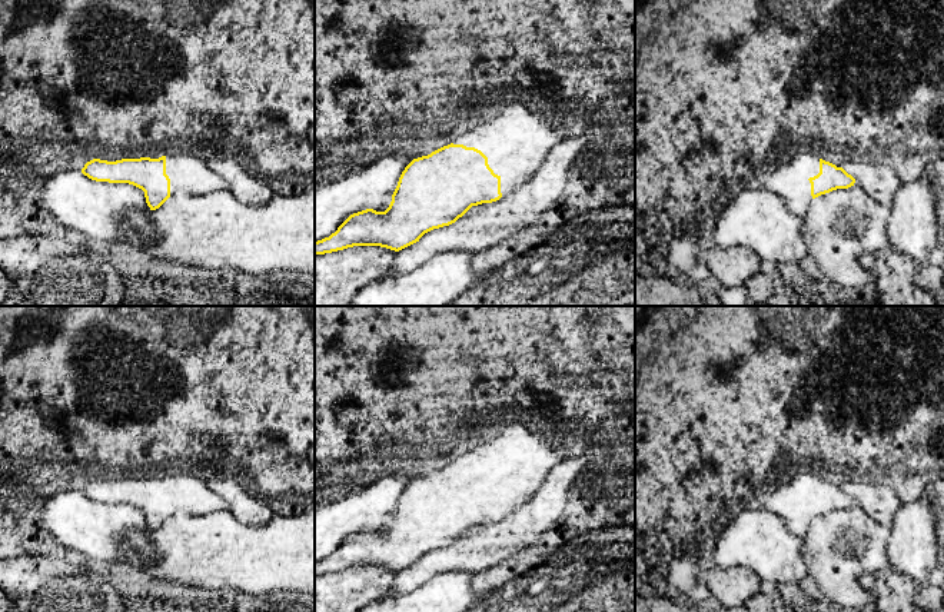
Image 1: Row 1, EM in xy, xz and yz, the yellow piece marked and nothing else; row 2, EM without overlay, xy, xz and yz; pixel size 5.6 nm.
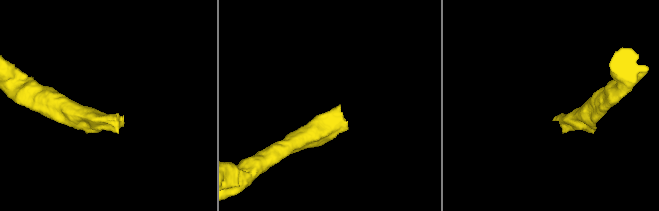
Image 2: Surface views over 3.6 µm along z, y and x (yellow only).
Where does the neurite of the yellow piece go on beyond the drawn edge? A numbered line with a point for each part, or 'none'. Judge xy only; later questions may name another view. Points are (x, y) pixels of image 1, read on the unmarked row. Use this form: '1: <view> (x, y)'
1: xy (189, 495)

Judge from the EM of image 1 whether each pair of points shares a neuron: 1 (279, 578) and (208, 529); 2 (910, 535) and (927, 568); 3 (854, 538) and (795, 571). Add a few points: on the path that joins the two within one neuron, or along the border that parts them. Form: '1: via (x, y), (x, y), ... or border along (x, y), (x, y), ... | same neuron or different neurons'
1: via (262, 561), (233, 555), (225, 546) | same neuron
2: via (913, 544), (913, 551), (918, 559) | same neuron
3: border along (803, 538), (803, 556), (808, 575) | different neurons

